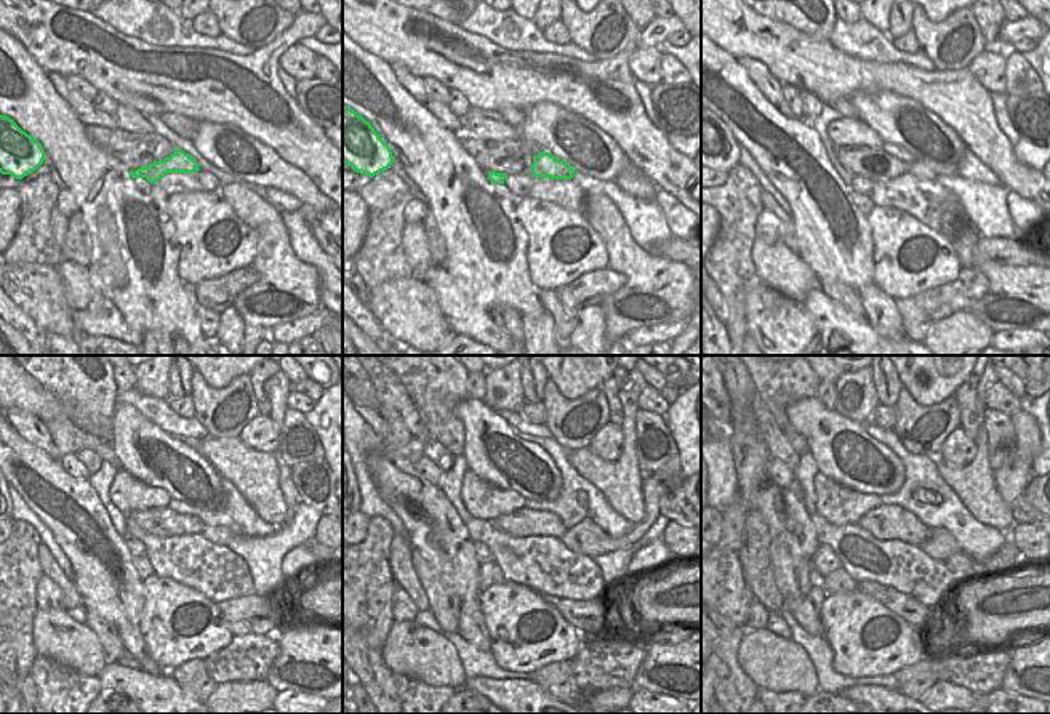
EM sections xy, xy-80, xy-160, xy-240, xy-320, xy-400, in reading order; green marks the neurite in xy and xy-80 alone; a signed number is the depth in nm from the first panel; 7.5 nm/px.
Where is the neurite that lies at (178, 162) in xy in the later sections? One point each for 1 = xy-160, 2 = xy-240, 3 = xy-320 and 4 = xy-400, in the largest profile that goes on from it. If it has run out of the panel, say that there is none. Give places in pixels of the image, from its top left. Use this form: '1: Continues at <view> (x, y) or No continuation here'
1: Continues at xy-160 (917, 168)
2: Continues at xy-240 (220, 535)
3: Continues at xy-320 (586, 538)
4: Continues at xy-400 (1010, 481)

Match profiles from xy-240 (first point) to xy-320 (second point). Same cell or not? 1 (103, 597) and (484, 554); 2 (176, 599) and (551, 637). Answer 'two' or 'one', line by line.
1: two
2: one

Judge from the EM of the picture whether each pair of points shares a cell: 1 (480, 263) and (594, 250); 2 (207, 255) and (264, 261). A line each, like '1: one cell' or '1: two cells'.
1: two cells
2: two cells

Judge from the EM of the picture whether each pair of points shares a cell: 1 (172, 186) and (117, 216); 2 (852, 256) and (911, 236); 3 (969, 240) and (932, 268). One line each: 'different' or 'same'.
1: different
2: different
3: different

